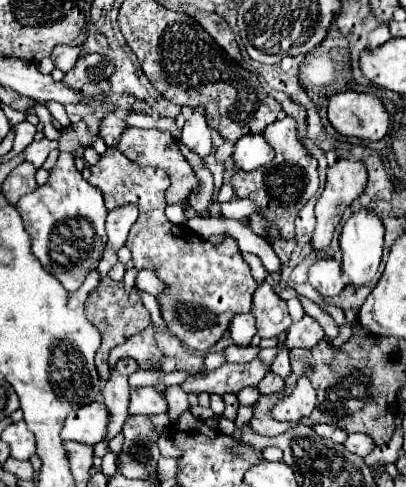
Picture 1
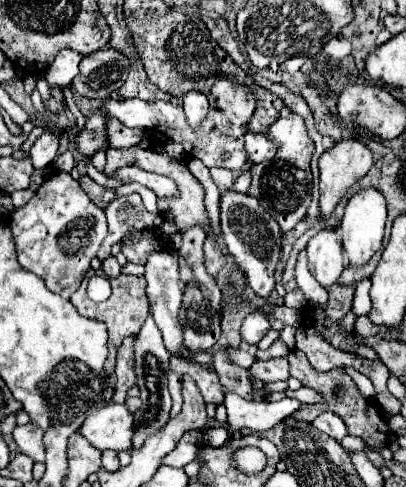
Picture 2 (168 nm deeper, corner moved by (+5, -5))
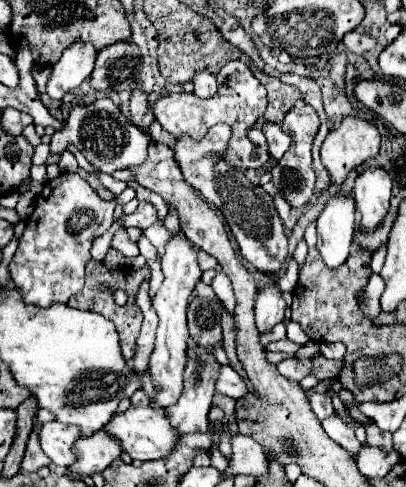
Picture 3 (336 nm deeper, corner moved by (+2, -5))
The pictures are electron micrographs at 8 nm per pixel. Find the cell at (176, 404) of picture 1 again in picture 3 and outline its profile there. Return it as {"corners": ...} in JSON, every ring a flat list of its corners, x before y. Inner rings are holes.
{"corners":[[180,232,178,236,172,236,166,244,166,252,162,256,162,272,164,282,152,302,160,324,156,332,156,346,150,356,150,374,152,380,160,386,160,392,156,394,156,402,160,408,168,408,178,402,178,396,182,394,182,372,186,366,186,346,188,346,188,328,186,328,186,306,190,300,190,294,194,290,194,284,200,280,202,272,196,262,196,250,192,244,184,238]]}

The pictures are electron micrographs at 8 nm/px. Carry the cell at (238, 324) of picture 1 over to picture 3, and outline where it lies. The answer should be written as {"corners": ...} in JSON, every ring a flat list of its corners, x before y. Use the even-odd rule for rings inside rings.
{"corners":[[266,286,264,290,260,290,254,306,258,332,264,334,272,330,276,324,280,324,284,320,284,310,286,310,286,302,278,286]]}

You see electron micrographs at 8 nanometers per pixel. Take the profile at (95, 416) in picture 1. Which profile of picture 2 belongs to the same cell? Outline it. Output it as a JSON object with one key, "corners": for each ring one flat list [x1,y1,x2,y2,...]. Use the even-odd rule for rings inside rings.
{"corners":[[109,404,89,416,79,430,95,448,131,452,135,434,135,416,125,404]]}

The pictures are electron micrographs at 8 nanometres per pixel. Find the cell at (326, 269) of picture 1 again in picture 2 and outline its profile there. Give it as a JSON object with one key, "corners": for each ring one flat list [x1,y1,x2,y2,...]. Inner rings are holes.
{"corners":[[323,228,317,232,307,244,307,254,309,272,323,288,339,280,343,270,343,246,337,228]]}

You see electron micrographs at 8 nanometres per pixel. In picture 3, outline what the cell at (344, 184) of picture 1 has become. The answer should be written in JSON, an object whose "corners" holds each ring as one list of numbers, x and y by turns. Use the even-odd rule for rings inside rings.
{"corners":[[344,118,342,124,338,126,332,126,330,134,326,136,324,144,322,144,322,150,320,150,320,156,322,156,322,164,326,166,328,174,330,174,330,180,336,188,340,188,346,180,346,176,358,168,360,164,364,164,366,160,378,156,378,150,380,150,380,134,376,130,376,126,372,126,370,122,366,120,360,120,360,118]]}

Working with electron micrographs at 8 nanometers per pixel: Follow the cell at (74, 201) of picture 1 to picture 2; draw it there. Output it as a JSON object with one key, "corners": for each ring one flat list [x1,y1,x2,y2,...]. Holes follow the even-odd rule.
{"corners":[[57,172,45,180,23,208,13,210,9,226,21,268,41,276,45,286,61,298,69,298,79,288,89,262,107,236,105,212,89,200,79,182,67,172]]}

